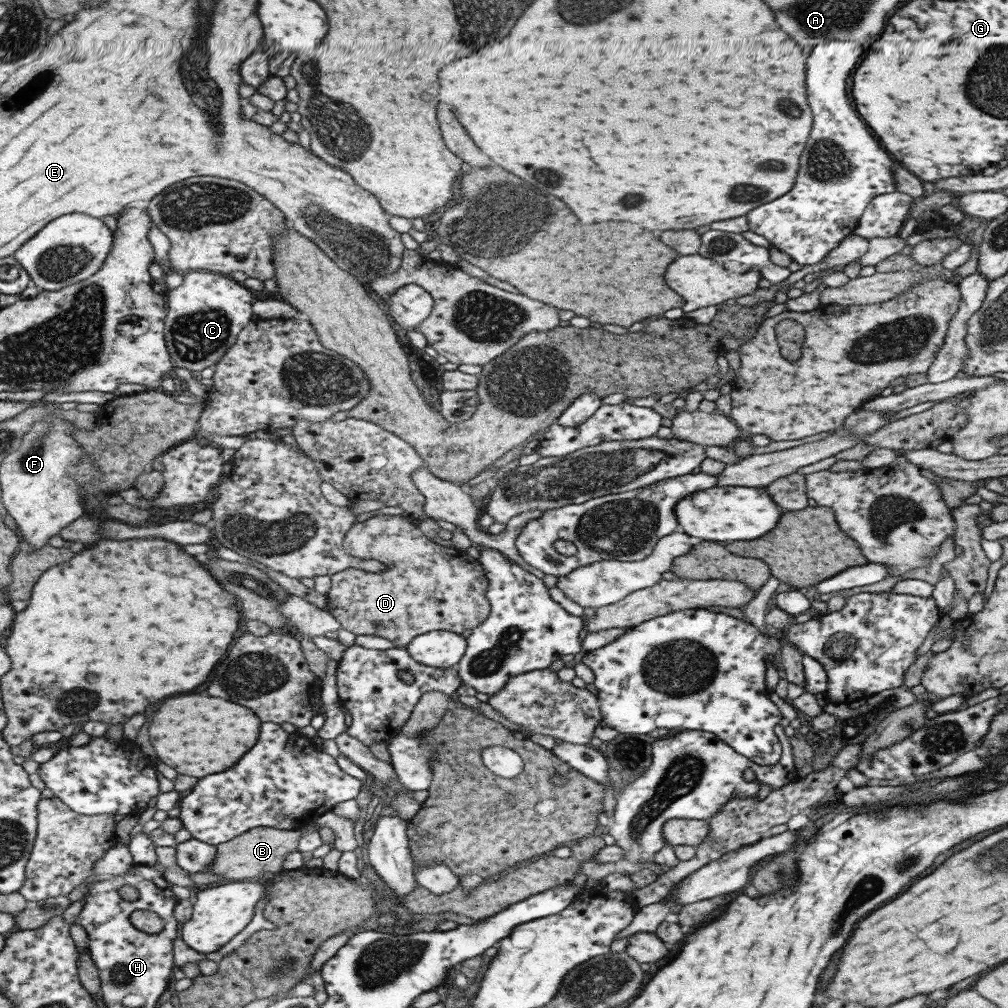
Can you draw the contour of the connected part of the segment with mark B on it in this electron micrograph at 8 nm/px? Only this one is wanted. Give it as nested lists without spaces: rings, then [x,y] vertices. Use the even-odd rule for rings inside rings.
[[[256,827],[247,830],[243,835],[215,846],[215,857],[204,872],[220,876],[224,882],[243,881],[264,872],[279,873],[287,853],[296,850],[299,835],[299,830],[295,829],[287,831]]]

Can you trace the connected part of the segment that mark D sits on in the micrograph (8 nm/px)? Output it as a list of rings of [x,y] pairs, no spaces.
[[[373,515],[363,522],[353,523],[342,542],[345,554],[365,560],[377,560],[385,566],[382,572],[347,568],[330,576],[330,588],[326,593],[327,612],[339,622],[341,628],[355,636],[379,636],[404,648],[418,634],[427,631],[451,631],[461,634],[483,622],[490,612],[485,599],[488,580],[478,559],[470,558],[465,551],[445,547],[423,536],[418,526],[401,515]]]

